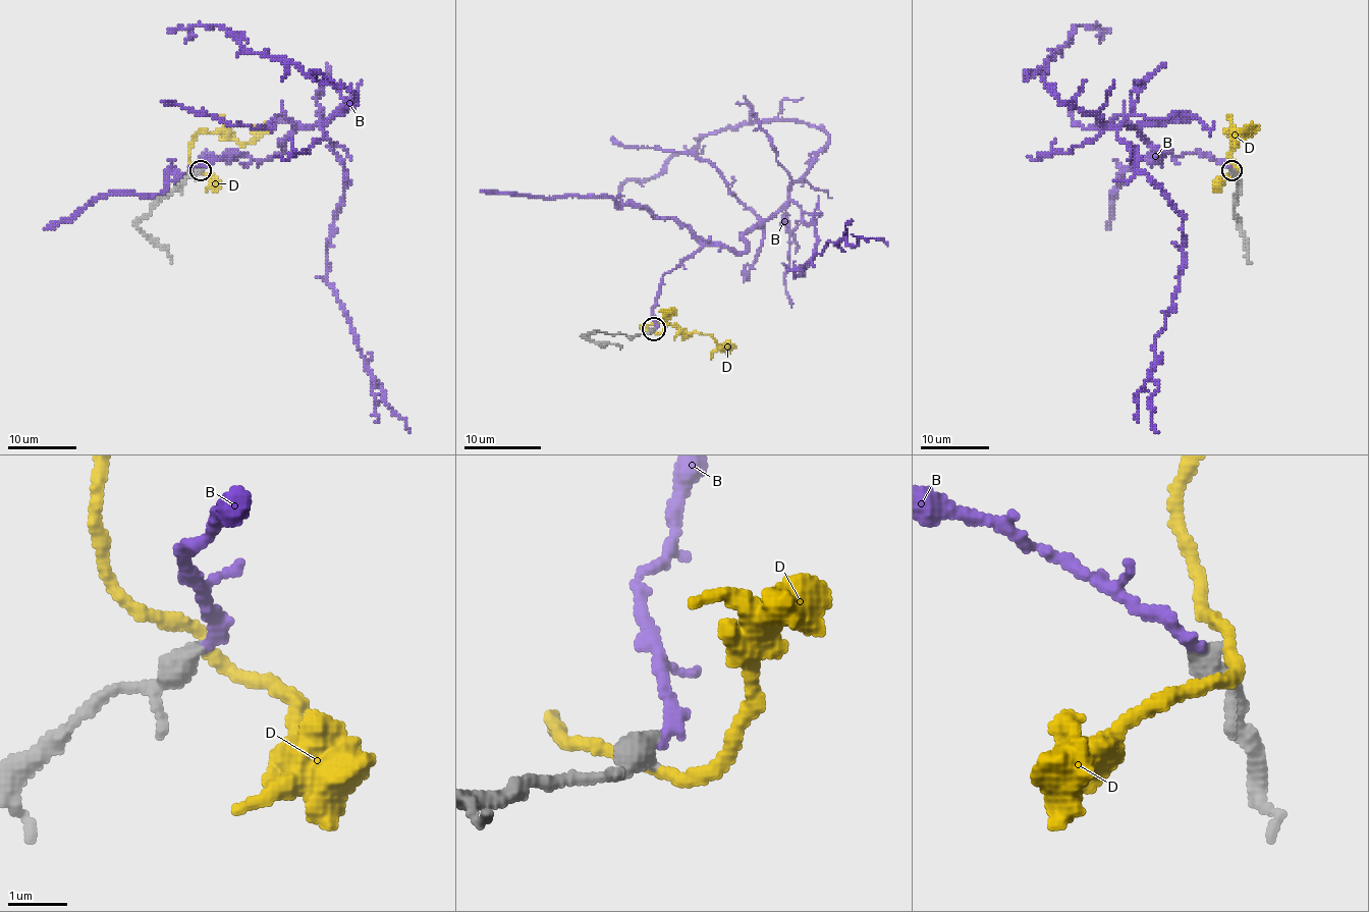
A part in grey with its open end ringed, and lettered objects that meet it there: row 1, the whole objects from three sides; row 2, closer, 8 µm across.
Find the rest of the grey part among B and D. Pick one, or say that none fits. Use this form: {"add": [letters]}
{"add": ["B"]}

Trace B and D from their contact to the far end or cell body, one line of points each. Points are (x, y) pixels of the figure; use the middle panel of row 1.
B: (655, 328), (660, 278), (705, 246), (744, 252), (791, 202), (814, 224), (793, 274), (828, 242), (887, 246)
D: (655, 332), (642, 328), (655, 322), (679, 326), (688, 332), (707, 334), (718, 343), (735, 347)

